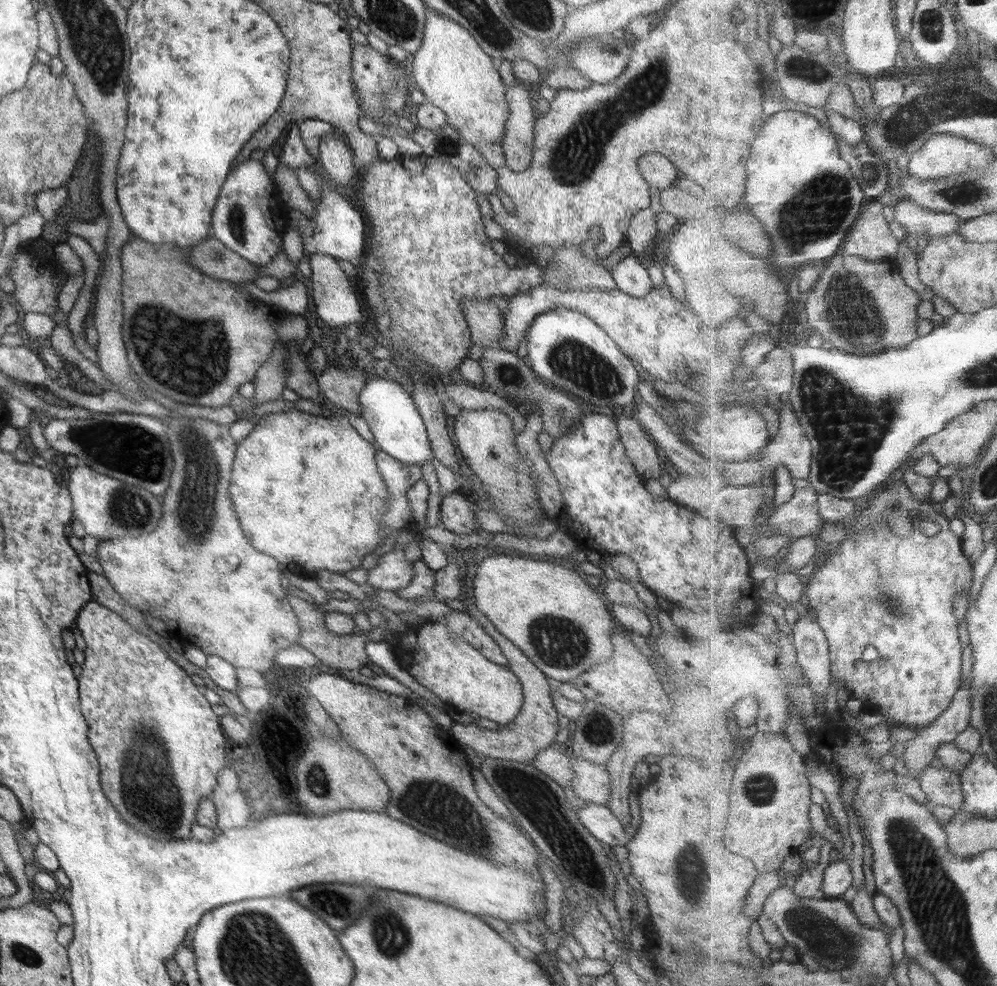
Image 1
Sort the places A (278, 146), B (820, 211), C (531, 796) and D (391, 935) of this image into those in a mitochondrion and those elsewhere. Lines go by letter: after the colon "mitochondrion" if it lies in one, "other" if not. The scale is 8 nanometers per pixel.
A: other
B: mitochondrion
C: mitochondrion
D: mitochondrion

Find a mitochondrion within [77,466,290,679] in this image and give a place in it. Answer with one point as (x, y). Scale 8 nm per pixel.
(127, 508)

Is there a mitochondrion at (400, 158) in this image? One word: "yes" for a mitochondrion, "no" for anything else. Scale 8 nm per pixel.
no

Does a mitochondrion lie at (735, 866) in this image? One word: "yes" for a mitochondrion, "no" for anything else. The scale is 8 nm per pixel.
no

